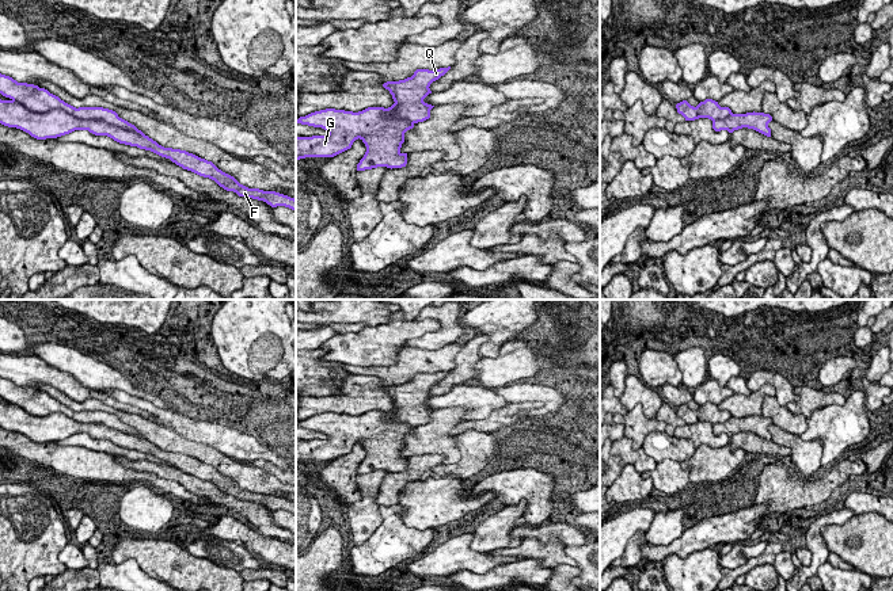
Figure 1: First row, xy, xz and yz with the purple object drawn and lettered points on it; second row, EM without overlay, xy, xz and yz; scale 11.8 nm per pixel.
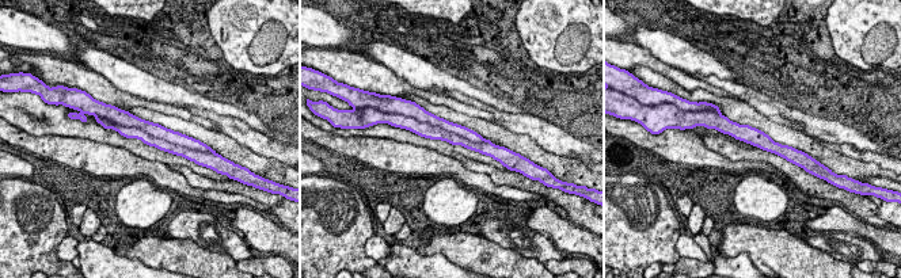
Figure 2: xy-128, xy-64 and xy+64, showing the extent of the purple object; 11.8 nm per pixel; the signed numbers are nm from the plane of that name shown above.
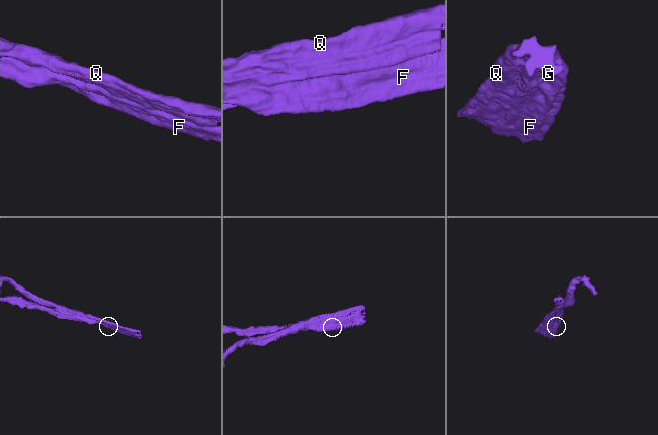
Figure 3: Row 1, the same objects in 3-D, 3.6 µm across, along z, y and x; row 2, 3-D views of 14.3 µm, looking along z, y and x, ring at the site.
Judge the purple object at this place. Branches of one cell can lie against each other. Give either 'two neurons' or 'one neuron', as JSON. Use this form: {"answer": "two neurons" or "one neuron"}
{"answer": "two neurons"}

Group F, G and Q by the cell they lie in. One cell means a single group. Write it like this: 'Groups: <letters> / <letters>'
Groups: F G / Q

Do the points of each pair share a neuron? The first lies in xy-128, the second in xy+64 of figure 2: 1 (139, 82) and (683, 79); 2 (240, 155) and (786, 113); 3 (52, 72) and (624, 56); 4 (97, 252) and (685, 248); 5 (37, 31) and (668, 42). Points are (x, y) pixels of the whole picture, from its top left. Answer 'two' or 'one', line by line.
1: two
2: two
3: one
4: two
5: two

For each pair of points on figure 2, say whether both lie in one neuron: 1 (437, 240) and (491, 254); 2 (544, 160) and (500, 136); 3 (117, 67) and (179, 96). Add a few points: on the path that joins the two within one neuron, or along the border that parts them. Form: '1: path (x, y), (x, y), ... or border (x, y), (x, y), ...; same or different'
1: path (451, 246), (478, 254); same
2: path (533, 152), (523, 144), (510, 140); same
3: path (132, 79), (164, 92); same

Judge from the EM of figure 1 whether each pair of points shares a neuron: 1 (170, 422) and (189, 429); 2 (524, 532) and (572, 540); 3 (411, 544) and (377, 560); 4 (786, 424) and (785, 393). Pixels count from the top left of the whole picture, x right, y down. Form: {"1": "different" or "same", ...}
{"1": "same", "2": "same", "3": "same", "4": "different"}

